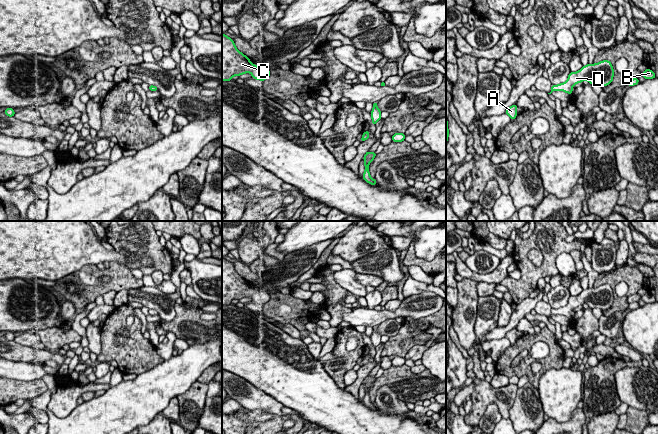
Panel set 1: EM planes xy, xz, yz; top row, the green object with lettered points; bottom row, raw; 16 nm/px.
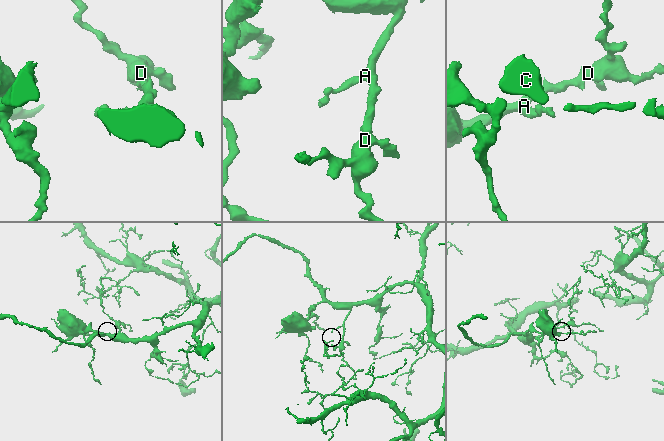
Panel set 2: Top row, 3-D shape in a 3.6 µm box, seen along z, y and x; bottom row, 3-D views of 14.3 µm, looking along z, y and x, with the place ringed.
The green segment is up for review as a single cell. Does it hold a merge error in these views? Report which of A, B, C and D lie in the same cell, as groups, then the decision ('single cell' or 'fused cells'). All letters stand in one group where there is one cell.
A B C D | single cell

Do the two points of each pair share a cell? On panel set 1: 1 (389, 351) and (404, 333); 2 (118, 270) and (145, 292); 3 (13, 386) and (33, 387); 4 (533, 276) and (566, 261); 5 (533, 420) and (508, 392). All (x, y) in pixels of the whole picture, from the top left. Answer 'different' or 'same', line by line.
1: same
2: different
3: same
4: different
5: different

